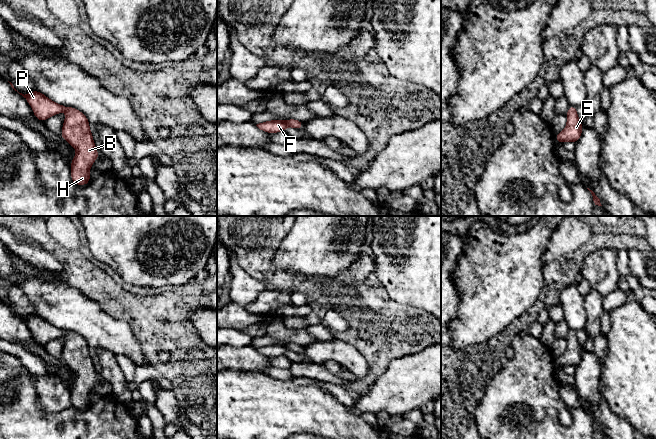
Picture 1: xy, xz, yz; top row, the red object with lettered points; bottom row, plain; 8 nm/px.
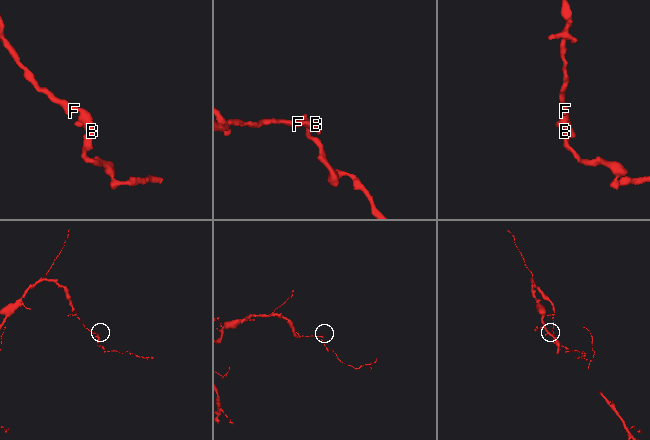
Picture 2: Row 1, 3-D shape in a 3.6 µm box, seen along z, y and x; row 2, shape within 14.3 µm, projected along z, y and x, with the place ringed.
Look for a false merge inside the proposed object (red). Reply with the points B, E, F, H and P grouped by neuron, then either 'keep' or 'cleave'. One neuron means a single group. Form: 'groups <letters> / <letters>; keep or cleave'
groups B E F H P; keep

